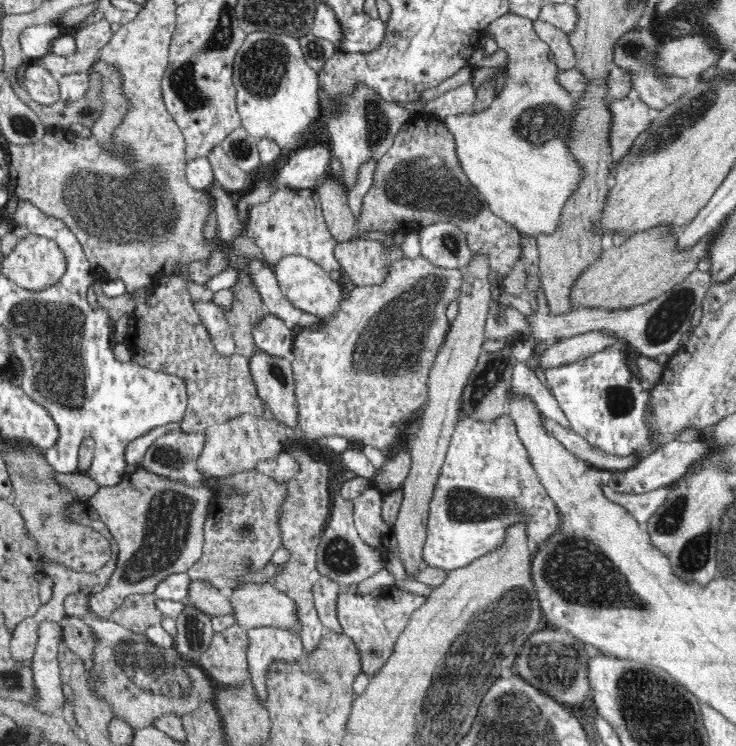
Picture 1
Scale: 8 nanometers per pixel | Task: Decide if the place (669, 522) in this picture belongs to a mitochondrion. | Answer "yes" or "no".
yes

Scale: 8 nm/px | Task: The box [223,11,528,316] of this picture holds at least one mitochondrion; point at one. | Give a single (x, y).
(260, 67)

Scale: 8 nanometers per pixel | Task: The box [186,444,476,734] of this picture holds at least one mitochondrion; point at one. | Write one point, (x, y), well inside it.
(339, 556)

